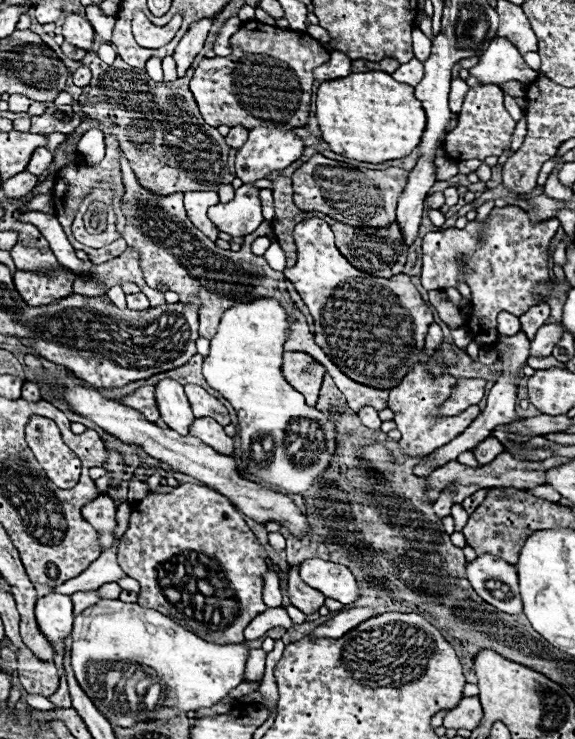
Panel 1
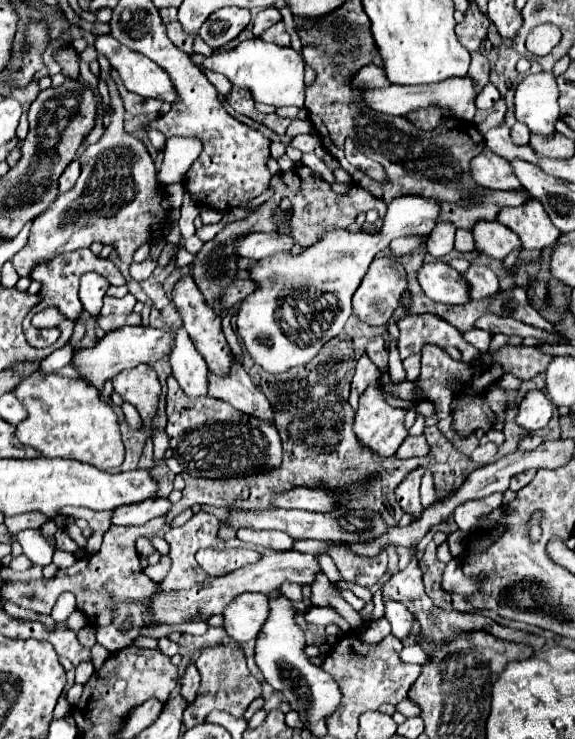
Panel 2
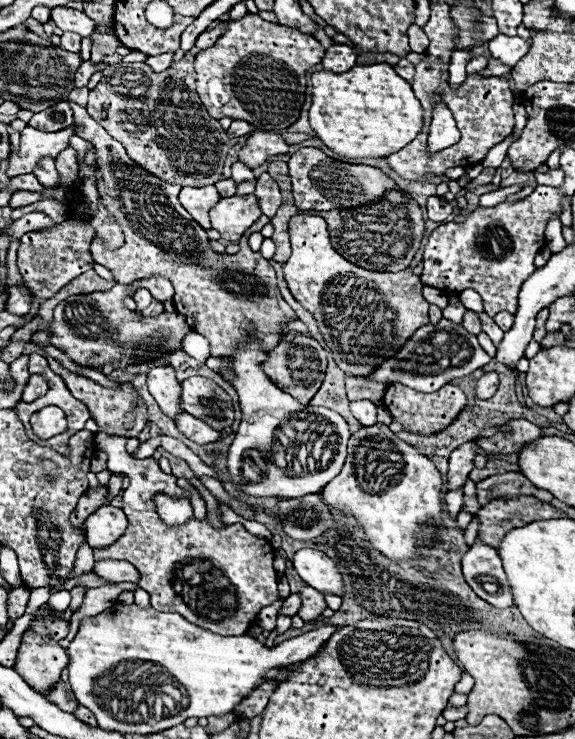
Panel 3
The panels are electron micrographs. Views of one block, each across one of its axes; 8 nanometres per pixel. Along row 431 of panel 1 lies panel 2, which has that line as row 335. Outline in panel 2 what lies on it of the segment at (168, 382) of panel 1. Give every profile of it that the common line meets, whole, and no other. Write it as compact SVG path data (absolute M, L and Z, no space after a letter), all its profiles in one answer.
M182 326L174 328L174 334L174 348L170 352L170 366L174 378L188 396L206 396L208 366L204 358L194 348L194 342L190 340L190 336L186 336L186 330Z

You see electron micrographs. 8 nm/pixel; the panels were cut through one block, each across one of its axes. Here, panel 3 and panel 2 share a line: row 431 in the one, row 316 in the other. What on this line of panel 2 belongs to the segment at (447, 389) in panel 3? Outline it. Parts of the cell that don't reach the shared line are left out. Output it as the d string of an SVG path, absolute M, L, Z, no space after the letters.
M410 314L398 322L398 330L400 330L398 350L400 350L402 360L408 358L410 354L420 352L422 344L426 342L458 348L466 364L470 364L472 360L480 356L480 352L464 340L458 328L454 328L448 320L436 314Z

